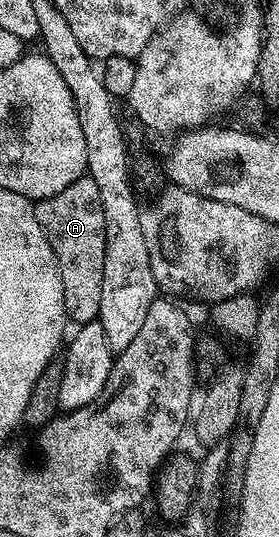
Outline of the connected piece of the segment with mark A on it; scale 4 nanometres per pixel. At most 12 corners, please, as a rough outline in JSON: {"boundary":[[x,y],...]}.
{"boundary":[[88,177],[36,200],[66,316],[100,313],[104,209]]}

